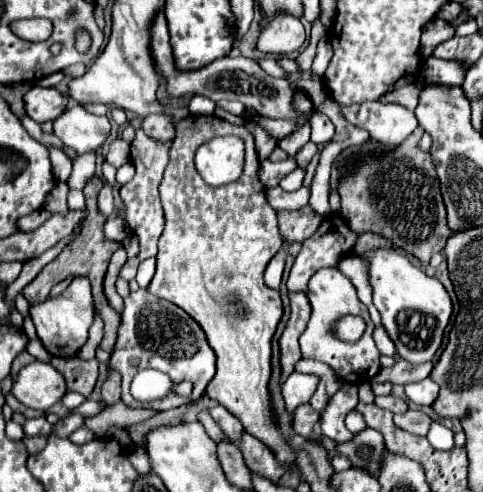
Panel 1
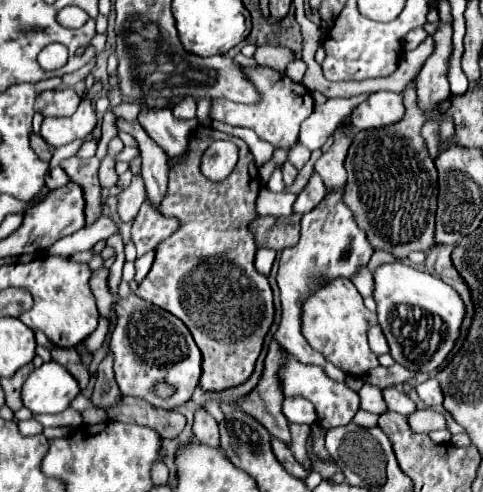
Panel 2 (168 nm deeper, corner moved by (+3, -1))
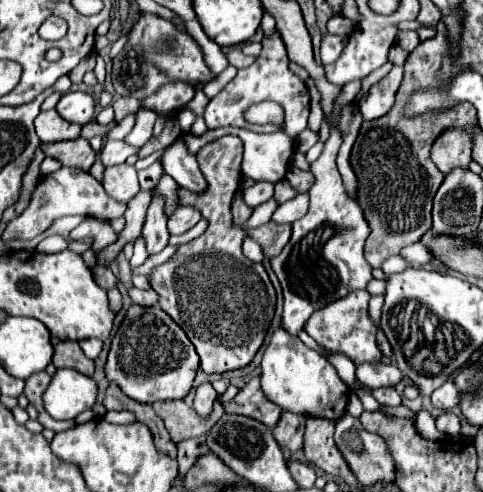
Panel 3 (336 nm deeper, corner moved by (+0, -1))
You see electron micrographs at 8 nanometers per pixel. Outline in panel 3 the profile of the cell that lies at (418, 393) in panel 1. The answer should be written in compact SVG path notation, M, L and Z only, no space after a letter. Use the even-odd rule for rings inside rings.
M447 381L439 389L433 391L431 393L431 403L433 403L433 407L439 407L441 411L455 409L457 403L459 403L459 393L457 393L453 381Z

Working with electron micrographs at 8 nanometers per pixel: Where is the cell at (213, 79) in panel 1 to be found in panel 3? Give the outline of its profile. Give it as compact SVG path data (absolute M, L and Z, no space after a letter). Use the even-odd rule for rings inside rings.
M139 11L137 19L133 19L131 23L127 37L129 39L123 51L113 61L111 77L117 95L127 95L143 101L145 97L155 95L163 85L175 81L183 81L183 83L191 83L193 87L199 87L215 79L215 75L205 63L203 49L199 47L199 43L191 35L179 31L179 27L169 19L163 19L155 13Z

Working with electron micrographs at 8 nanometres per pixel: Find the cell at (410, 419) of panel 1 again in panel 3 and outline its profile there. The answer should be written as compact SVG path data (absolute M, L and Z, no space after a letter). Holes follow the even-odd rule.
M441 413L435 421L437 421L437 429L439 429L441 433L451 435L451 437L455 437L455 435L459 433L461 423L459 423L459 417L457 417L455 413Z

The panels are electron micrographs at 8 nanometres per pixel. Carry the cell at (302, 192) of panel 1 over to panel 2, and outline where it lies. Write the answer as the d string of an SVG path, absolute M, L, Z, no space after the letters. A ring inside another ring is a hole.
M266 187L260 191L258 195L258 203L256 203L256 213L258 217L270 215L270 217L282 217L282 215L290 215L292 213L292 203L294 203L296 195L292 193L272 193Z

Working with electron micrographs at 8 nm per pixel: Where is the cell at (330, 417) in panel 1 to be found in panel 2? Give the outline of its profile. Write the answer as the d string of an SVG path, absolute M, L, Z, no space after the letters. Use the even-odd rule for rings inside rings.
M286 351L286 357L284 357L284 361L282 361L280 369L278 369L278 381L282 385L284 397L304 397L304 399L310 399L310 403L314 405L316 415L318 415L318 425L322 429L332 429L332 427L347 425L356 415L356 411L358 411L358 393L354 393L350 387L346 387L346 383L330 379L320 369L308 369L308 365L300 363L288 351Z

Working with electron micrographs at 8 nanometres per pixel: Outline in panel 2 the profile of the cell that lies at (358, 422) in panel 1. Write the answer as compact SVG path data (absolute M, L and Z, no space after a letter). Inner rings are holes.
M358 409L358 413L354 415L352 421L354 421L356 425L362 425L362 427L374 427L376 421L378 421L378 415L368 413L368 411L364 411L364 409Z

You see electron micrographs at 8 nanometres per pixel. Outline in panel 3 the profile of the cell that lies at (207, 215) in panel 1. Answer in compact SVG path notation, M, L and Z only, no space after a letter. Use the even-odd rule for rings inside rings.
M225 135L217 141L207 143L203 149L199 149L197 159L201 165L201 173L207 181L207 187L201 193L193 193L185 187L179 187L177 191L178 207L190 205L198 209L202 217L208 221L207 229L197 239L181 245L169 261L159 265L149 275L149 283L151 283L151 289L159 295L157 305L187 333L187 337L195 345L195 349L201 357L201 369L207 375L213 375L213 373L221 375L227 371L247 367L253 361L255 353L263 345L265 331L275 313L275 291L273 291L273 285L271 285L263 265L255 265L243 255L241 245L245 239L245 231L233 229L231 201L233 201L235 193L239 191L241 177L243 177L243 173L241 173L243 141L239 141L239 137L235 137L235 135Z

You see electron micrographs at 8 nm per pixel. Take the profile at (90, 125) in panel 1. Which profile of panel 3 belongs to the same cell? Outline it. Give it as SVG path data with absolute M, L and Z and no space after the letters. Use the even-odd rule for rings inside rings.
M55 109L41 111L35 119L35 129L41 143L57 143L57 141L71 141L81 135L81 125L67 123L57 115Z

